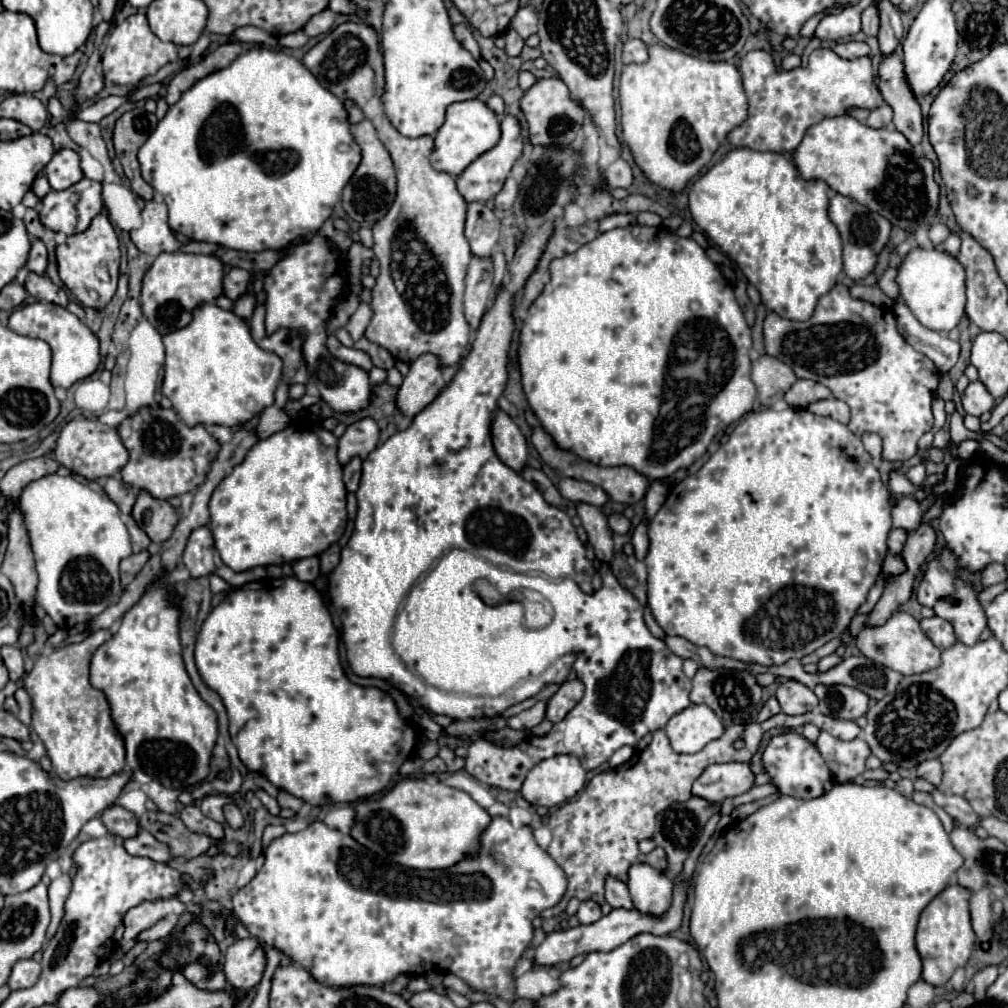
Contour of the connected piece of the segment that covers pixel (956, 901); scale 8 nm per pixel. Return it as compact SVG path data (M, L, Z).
M948 885L940 895L936 895L928 903L928 907L920 915L916 947L924 963L922 979L930 985L944 985L952 977L952 973L958 967L966 965L966 961L970 959L976 941L976 935L970 925L970 909L968 909L970 895L972 891L962 885Z

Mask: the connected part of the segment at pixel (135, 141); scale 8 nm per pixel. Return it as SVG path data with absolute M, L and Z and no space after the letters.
M138 107L138 109L132 109L132 111L124 113L116 121L116 129L114 129L116 157L122 161L124 175L130 179L132 191L136 195L140 195L144 201L152 199L154 189L142 179L136 155L138 155L138 149L142 147L142 143L154 131L156 123L158 123L158 119L156 119L154 113L148 113L142 107Z

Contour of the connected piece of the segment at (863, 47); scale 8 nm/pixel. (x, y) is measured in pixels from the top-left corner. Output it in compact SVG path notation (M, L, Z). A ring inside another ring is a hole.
M846 41L846 43L838 43L834 47L834 51L844 57L844 59L856 59L856 57L862 57L862 55L868 55L870 53L870 47L866 43L858 43L858 41Z

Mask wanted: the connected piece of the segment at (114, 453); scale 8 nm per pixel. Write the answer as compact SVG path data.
M82 417L82 419L72 419L60 431L60 437L58 437L58 443L54 449L54 459L60 465L94 481L94 479L110 477L116 471L120 471L128 461L128 451L122 445L114 427L108 427L108 425L102 425L100 421L92 421L92 419Z

